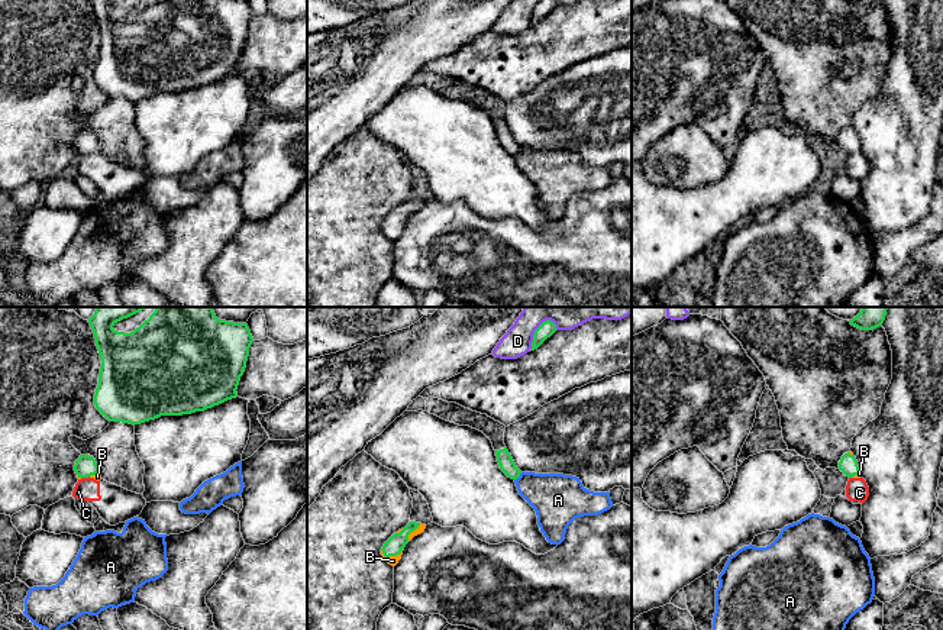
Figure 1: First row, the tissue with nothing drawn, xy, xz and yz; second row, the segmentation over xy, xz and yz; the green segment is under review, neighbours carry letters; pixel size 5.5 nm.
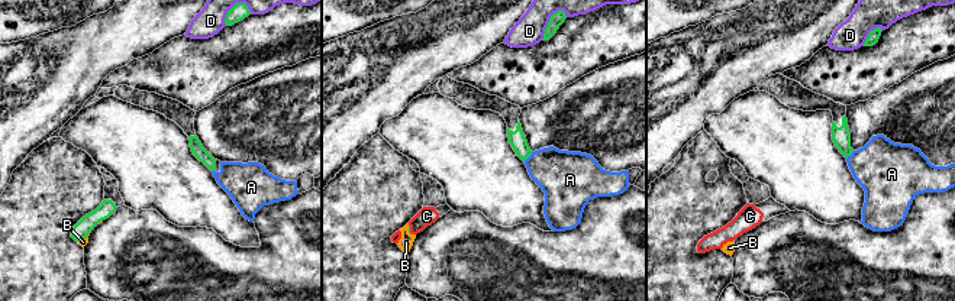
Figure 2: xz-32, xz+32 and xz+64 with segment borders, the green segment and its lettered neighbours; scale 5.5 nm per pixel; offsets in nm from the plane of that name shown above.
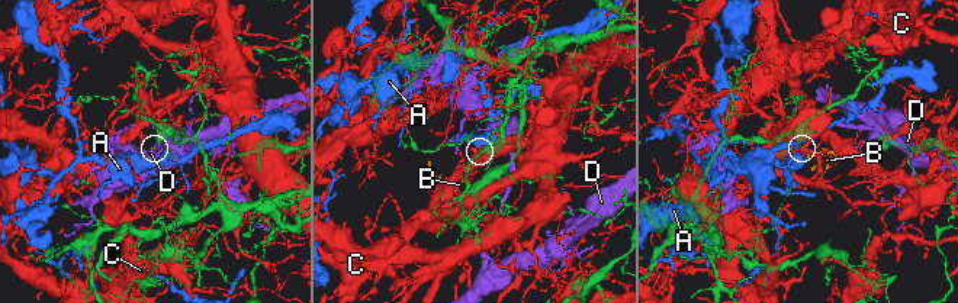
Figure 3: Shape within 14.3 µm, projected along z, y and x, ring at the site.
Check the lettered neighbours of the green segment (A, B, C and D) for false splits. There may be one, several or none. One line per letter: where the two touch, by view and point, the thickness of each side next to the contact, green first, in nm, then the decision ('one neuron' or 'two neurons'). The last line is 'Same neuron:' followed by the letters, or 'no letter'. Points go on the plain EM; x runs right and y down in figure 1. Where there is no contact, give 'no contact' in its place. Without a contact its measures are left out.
A: contact xz (517, 152); calibres 90 and 280 nm; two neurons
B: contact xz (393, 230); calibres 100 and 50 nm; one neuron
C: contact xy (84, 152); calibres 120 and 130 nm; two neurons
D: contact xz (533, 12); calibres 80 and 160 nm; two neurons
Same neuron: B

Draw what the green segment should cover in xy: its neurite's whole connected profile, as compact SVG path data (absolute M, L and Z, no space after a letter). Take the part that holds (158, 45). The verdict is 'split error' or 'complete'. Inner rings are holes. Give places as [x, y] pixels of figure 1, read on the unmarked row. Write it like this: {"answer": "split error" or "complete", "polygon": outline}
{"answer": "split error", "polygon": "M90 0L101 42L94 70L96 84L109 97L141 100L161 91L204 87L238 72L253 17L248 0Z"}

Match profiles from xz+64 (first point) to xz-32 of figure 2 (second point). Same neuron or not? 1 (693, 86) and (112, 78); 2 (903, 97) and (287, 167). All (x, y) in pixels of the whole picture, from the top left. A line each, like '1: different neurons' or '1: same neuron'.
1: different neurons
2: same neuron

